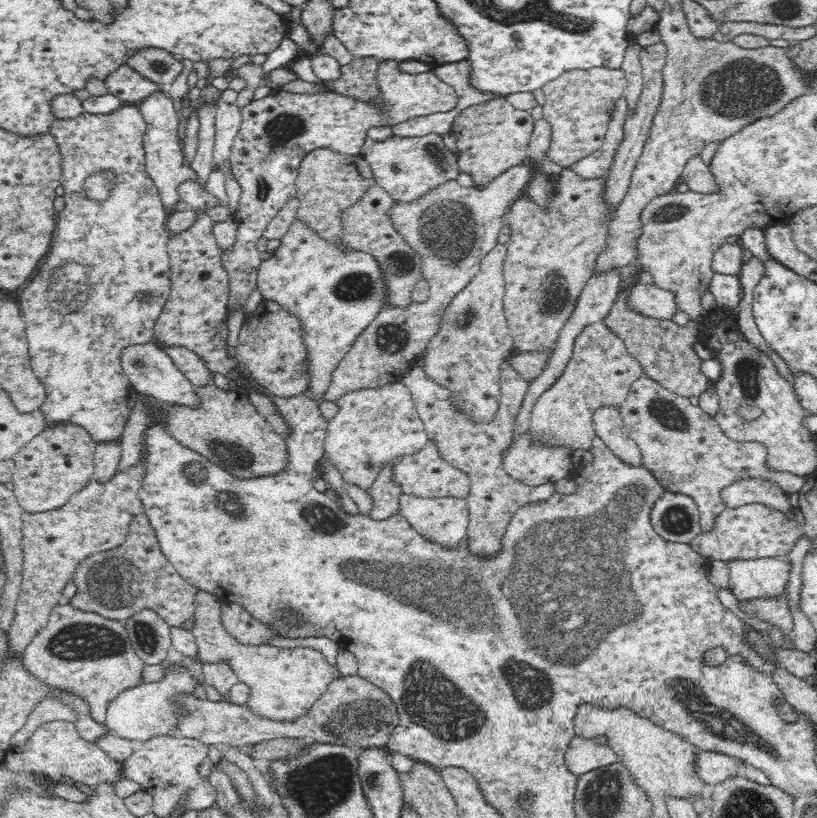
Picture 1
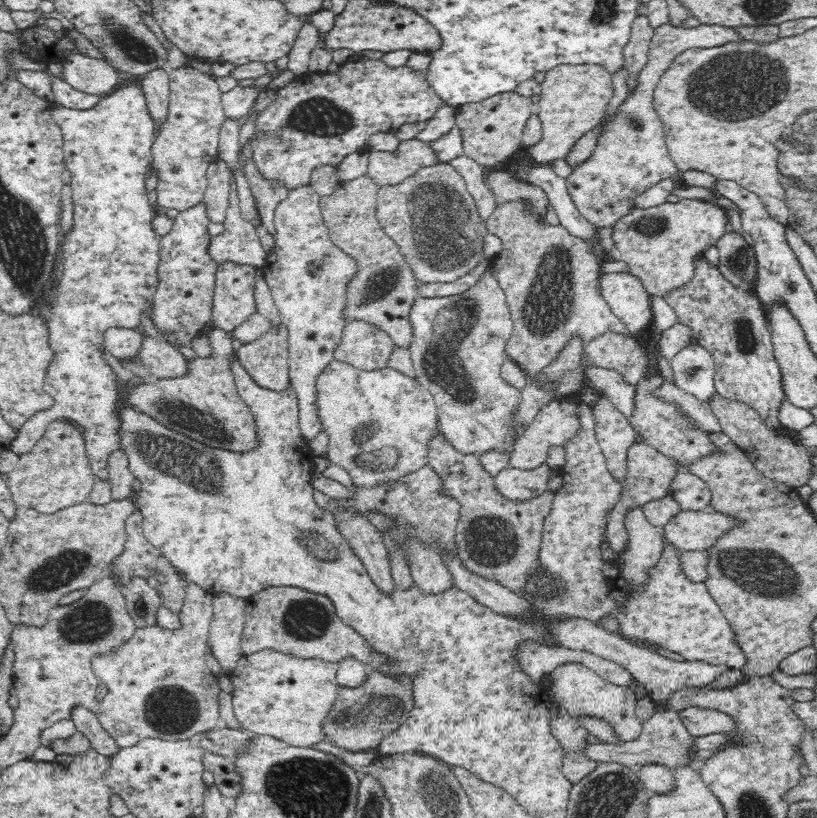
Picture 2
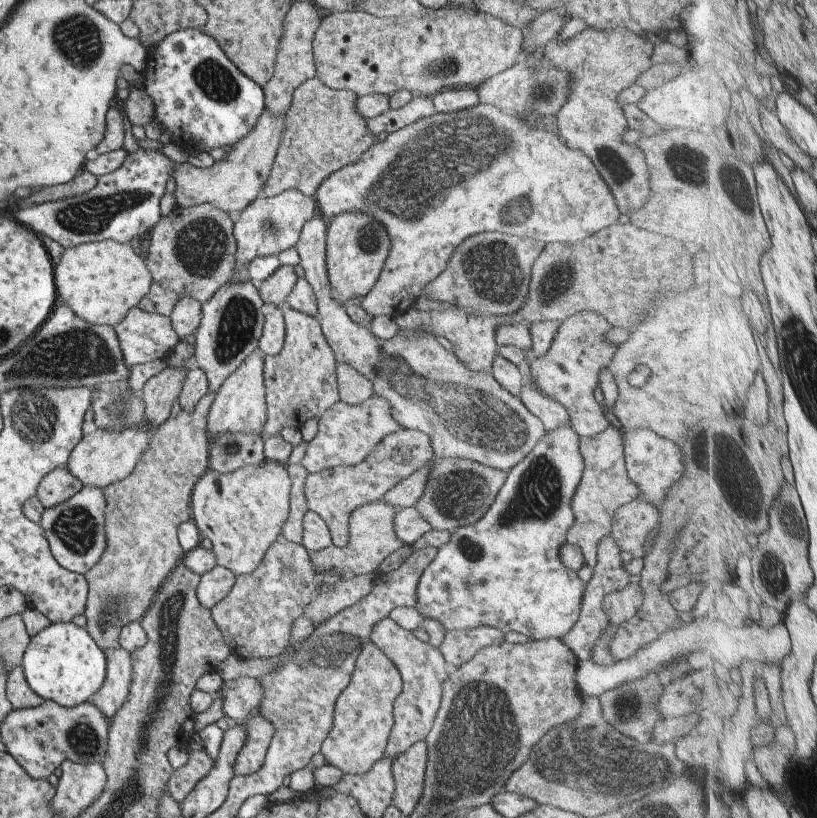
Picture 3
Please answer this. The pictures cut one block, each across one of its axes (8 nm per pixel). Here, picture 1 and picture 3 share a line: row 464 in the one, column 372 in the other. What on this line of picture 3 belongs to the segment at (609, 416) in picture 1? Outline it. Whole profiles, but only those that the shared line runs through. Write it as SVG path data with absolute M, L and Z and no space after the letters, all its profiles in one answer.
M389 617L382 618L374 624L370 632L370 640L394 662L404 682L402 694L396 698L396 704L394 704L394 726L392 726L385 752L388 758L396 759L412 744L427 740L440 707L442 683L448 678L450 668L438 647L420 642L412 631L401 628Z

